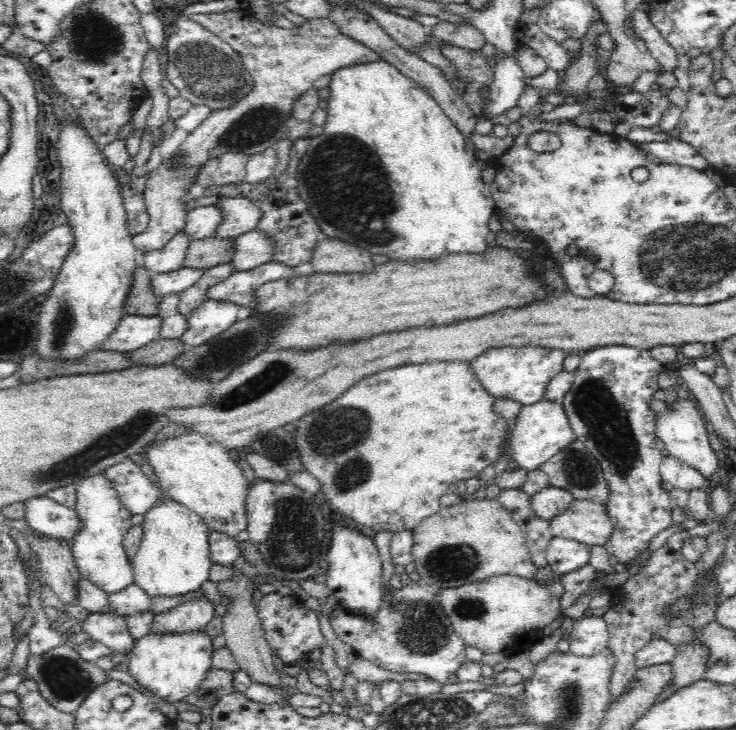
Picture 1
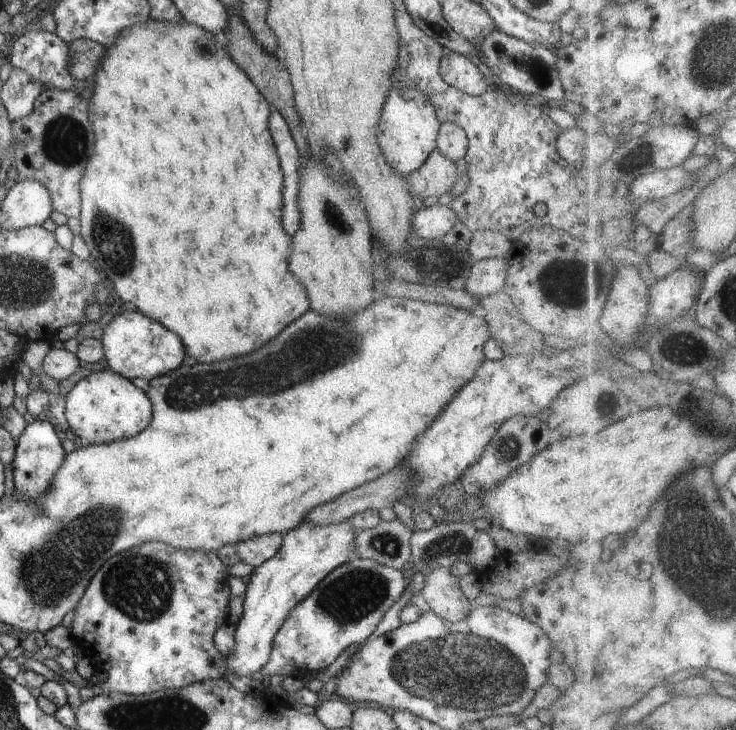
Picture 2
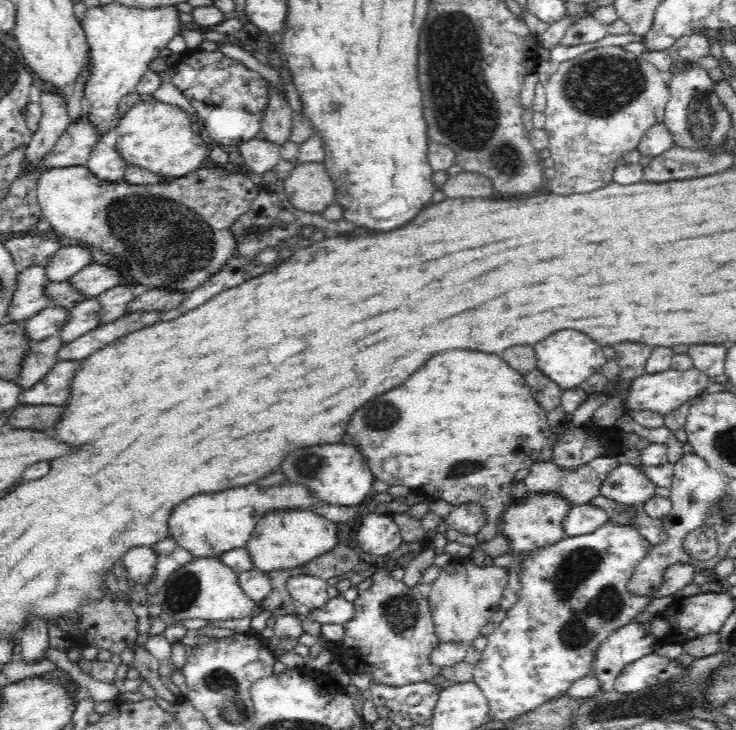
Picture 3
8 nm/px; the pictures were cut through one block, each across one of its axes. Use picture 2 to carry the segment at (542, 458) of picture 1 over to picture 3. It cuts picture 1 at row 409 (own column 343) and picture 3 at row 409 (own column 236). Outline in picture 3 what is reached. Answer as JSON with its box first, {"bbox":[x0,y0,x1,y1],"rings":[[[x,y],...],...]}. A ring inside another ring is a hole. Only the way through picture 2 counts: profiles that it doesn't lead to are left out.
{"bbox":[623,368,710,418],"rings":[[[688,368],[686,370],[666,369],[658,374],[644,373],[642,376],[635,378],[629,389],[625,392],[623,398],[624,414],[628,412],[638,412],[638,410],[646,410],[650,412],[658,412],[669,418],[672,413],[682,403],[686,403],[702,394],[706,388],[710,376],[704,374],[697,368]]]}

